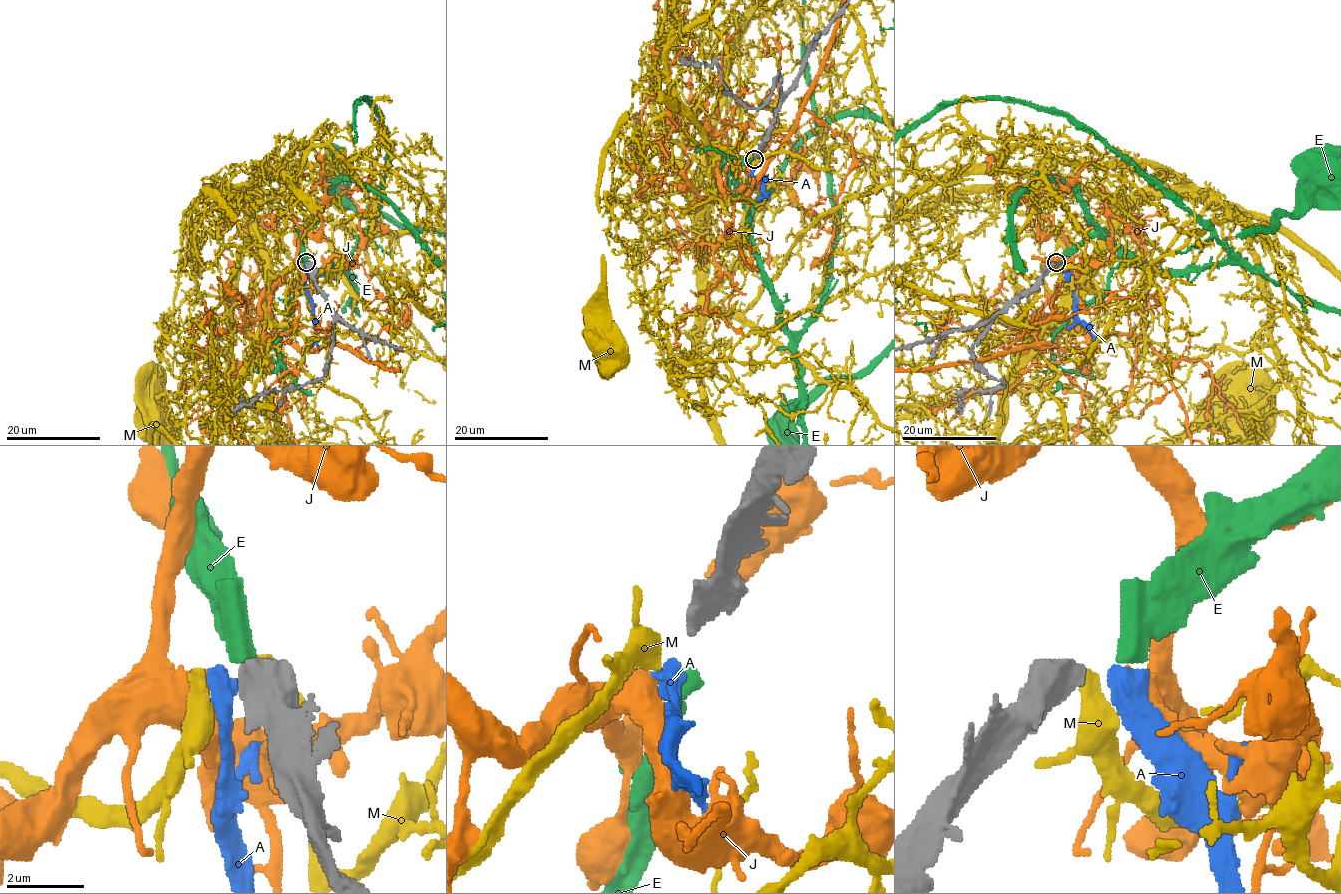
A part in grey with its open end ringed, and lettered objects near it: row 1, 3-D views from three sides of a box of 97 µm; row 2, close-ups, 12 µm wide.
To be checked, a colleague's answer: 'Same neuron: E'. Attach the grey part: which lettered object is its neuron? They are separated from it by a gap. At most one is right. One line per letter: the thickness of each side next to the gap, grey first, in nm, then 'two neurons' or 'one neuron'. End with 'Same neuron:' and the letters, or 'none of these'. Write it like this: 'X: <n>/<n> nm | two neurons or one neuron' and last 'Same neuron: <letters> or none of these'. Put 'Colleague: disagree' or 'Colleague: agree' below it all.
A: 500/500 nm | two neurons
E: 500/500 nm | one neuron
J: 500/550 nm | two neurons
M: 500/360 nm | two neurons
Same neuron: E
Colleague: agree

